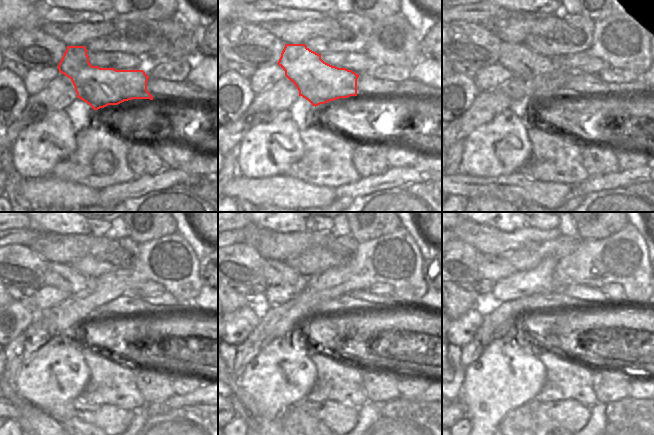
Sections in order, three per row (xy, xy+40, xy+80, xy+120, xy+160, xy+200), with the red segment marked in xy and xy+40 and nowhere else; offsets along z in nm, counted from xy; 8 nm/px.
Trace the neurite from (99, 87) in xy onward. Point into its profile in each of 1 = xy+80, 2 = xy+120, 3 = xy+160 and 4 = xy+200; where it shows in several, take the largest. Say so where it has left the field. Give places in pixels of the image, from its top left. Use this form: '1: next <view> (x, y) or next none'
1: next xy+80 (522, 62)
2: next xy+120 (62, 276)
3: next xy+160 (275, 273)
4: next xy+200 (492, 268)

